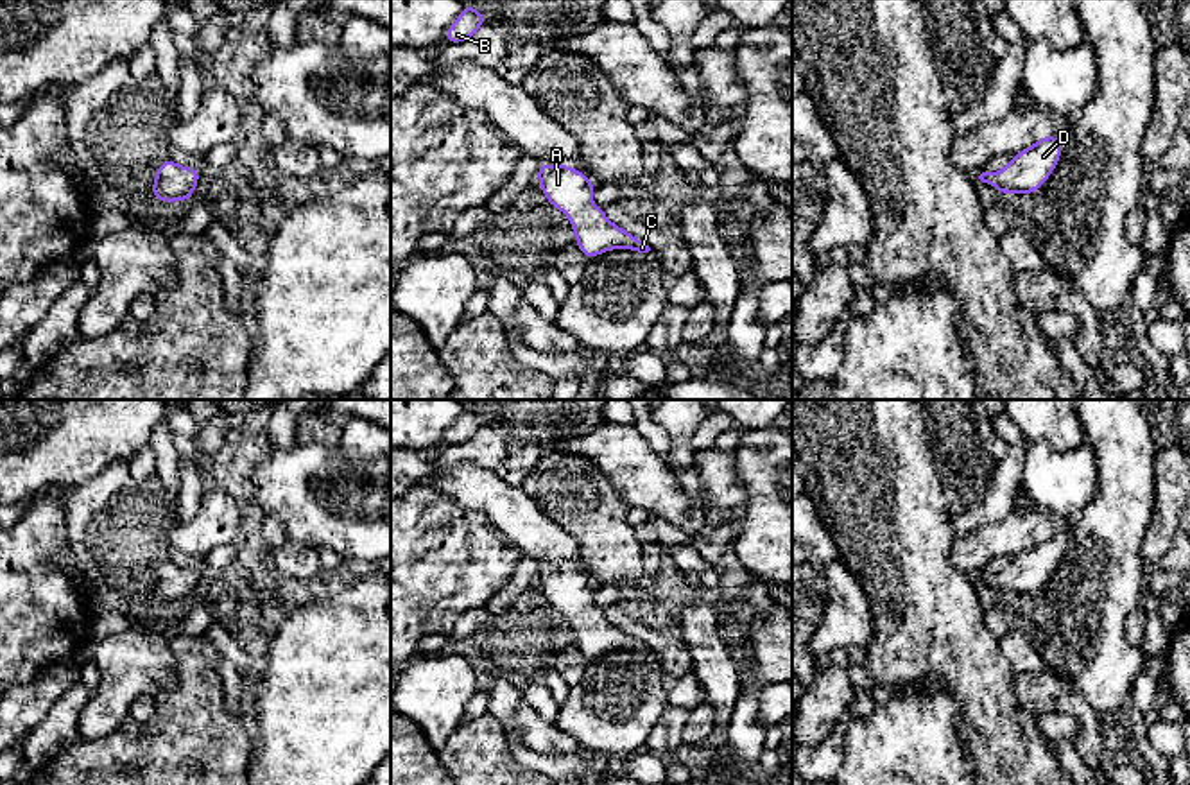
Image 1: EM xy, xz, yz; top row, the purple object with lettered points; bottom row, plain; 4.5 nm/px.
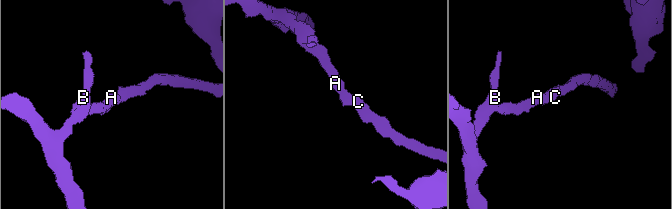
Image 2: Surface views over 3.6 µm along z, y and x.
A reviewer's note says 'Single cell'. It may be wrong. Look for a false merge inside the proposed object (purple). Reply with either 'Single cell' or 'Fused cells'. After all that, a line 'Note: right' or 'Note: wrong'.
Single cell
Note: right

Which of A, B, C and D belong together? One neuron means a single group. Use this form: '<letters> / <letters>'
A B C D

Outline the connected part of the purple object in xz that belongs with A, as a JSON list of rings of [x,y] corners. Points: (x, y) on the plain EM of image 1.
[[[538,565],[538,586],[547,604],[568,618],[586,661],[611,651],[651,652],[643,642],[613,625],[604,611],[593,606],[595,584],[586,575],[570,566]]]

